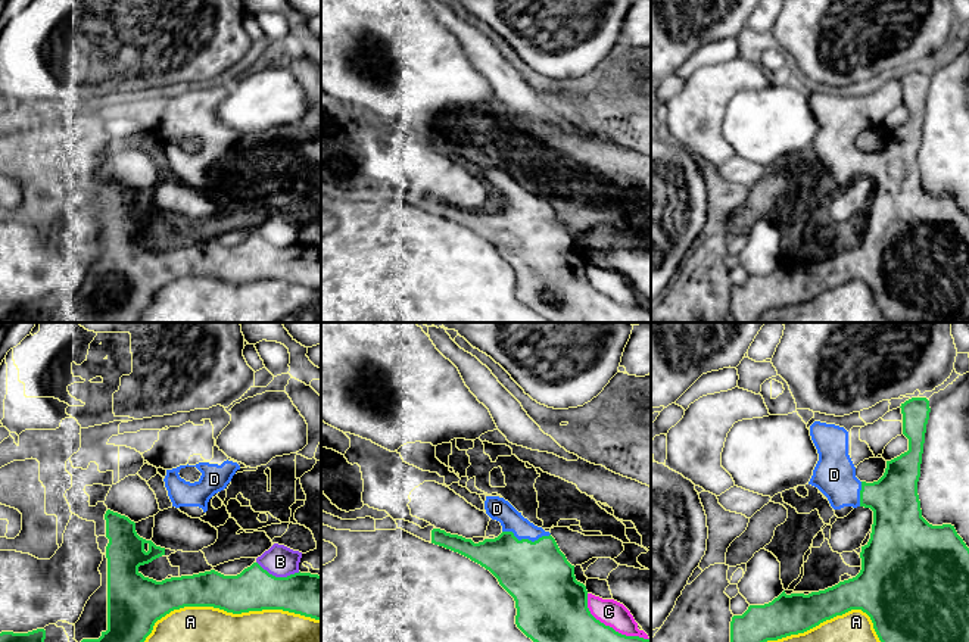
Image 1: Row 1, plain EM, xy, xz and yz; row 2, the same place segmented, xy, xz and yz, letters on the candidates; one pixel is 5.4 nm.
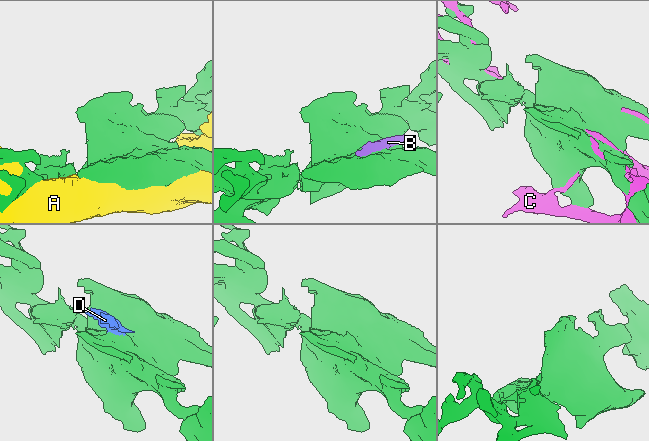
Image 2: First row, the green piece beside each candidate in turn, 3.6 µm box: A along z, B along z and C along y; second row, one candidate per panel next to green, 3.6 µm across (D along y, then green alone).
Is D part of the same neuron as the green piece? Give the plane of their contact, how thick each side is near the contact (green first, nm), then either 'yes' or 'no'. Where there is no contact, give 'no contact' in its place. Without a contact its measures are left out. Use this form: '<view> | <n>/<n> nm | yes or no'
xz | 360/120 nm | yes

